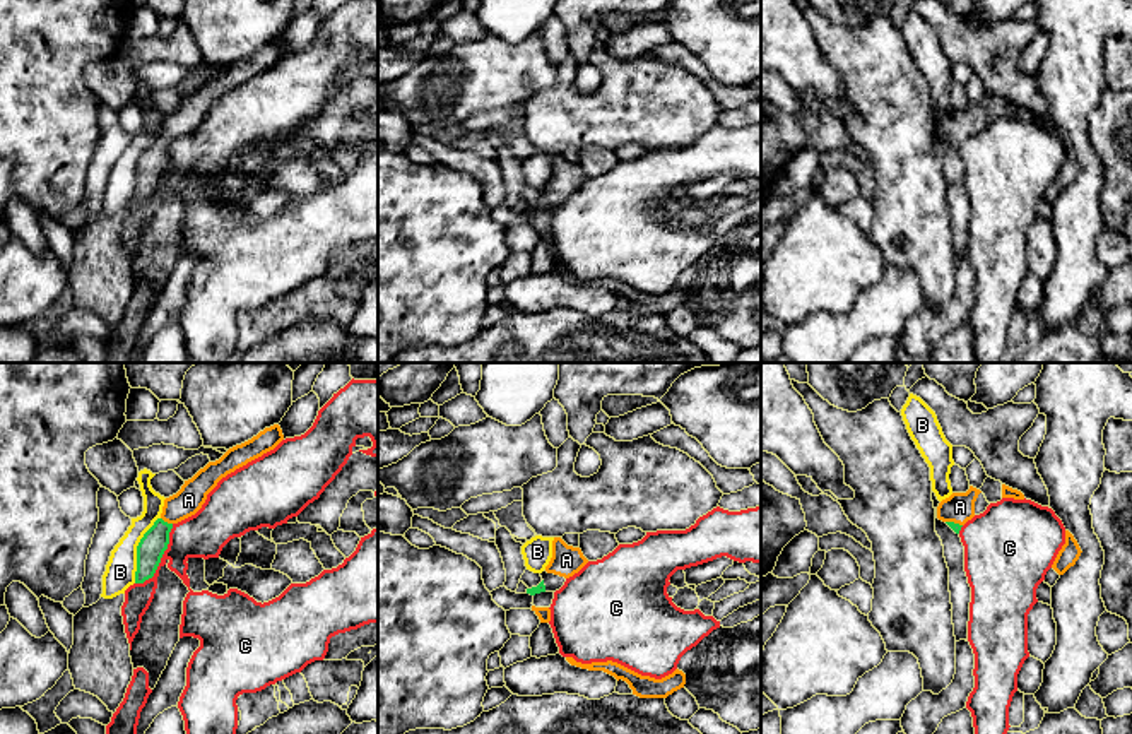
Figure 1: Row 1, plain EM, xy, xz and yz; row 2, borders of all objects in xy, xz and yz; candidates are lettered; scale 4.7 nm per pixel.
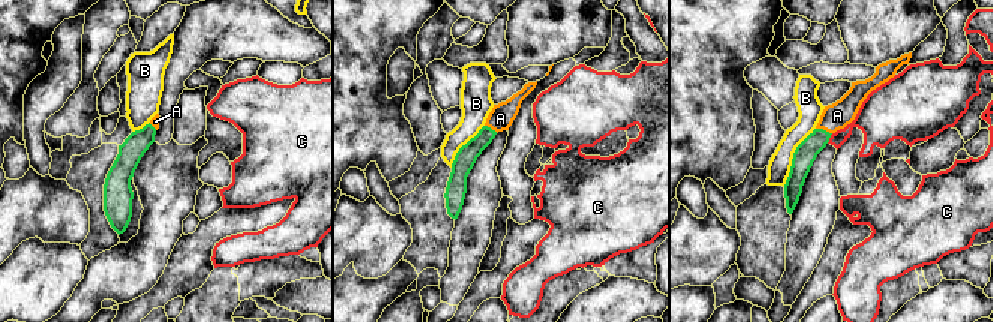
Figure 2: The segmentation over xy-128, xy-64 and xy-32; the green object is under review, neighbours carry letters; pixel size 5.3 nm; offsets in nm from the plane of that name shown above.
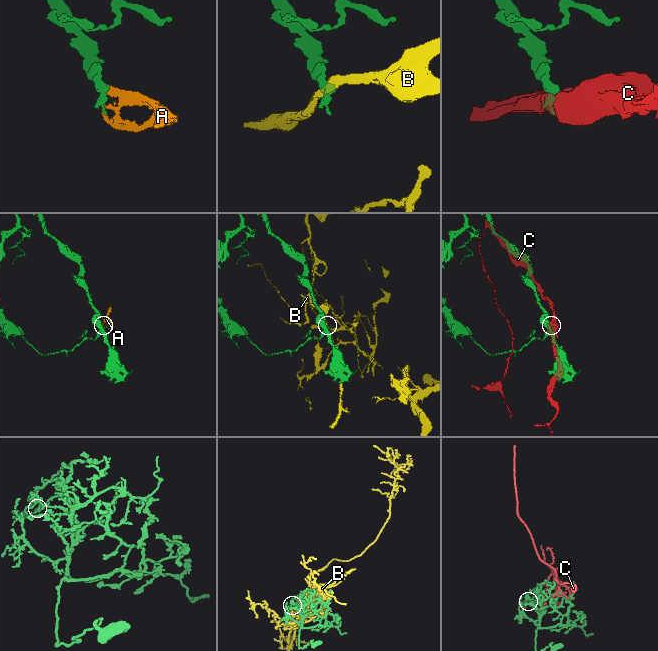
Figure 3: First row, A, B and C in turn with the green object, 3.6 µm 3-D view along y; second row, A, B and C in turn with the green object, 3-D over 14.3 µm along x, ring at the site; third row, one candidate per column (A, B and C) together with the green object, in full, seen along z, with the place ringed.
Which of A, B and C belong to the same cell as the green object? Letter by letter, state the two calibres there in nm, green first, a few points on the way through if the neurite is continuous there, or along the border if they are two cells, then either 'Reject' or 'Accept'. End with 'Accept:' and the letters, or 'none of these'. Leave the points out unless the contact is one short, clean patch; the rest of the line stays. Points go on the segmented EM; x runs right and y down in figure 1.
A: Thickness 130 nm (green) against 140 nm. Accept
B: Thickness 130 nm (green) against 140 nm. Boundary: xy (159, 517), (137, 546), (134, 582). Reject
C: Thickness 130 nm (green) against 220 nm. Reject
Accept: A

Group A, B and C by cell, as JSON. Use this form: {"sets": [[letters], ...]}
{"sets": [["A"], ["B"], ["C"]]}

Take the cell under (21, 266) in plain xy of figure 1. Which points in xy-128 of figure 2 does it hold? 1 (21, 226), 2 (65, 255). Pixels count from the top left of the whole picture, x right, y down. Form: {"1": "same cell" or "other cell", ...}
{"1": "same cell", "2": "other cell"}

